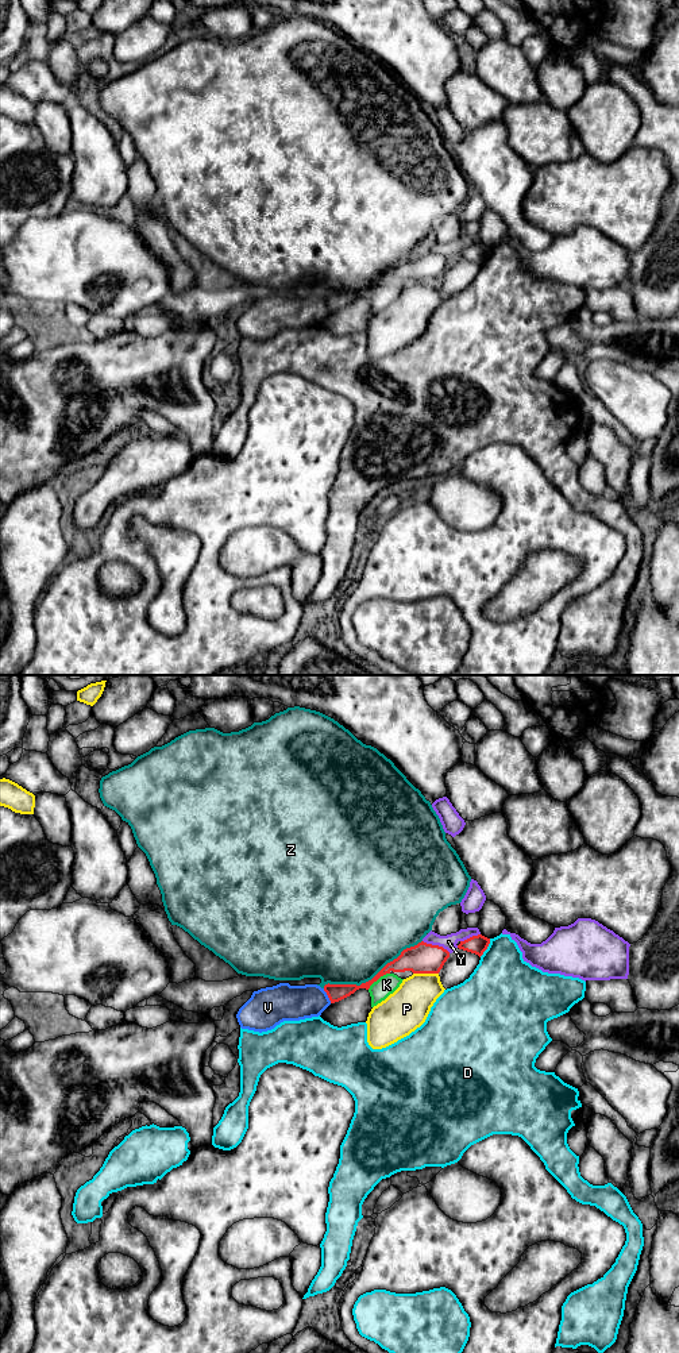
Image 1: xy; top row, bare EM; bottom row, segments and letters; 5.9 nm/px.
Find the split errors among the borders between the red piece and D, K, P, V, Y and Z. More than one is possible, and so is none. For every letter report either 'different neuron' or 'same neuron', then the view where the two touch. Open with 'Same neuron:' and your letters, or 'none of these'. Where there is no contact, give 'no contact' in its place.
Same neuron: none of these
D: different neuron; contact in xy
K: different neuron; contact in xy
P: different neuron; contact in xy
V: different neuron; contact in xy
Y: different neuron; contact in xy
Z: different neuron; contact in xy

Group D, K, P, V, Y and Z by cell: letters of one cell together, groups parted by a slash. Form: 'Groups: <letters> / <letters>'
Groups: D / K / P / V / Y / Z

